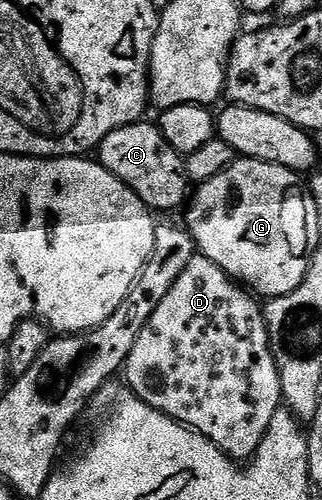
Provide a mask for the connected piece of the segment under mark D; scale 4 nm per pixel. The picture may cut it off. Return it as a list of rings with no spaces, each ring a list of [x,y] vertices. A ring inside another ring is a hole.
[[[195,254],[191,258],[191,262],[187,262],[187,270],[183,270],[183,274],[179,274],[179,278],[175,278],[171,290],[167,290],[167,298],[163,298],[163,302],[159,302],[159,306],[155,306],[155,314],[151,314],[151,318],[147,318],[147,326],[143,326],[139,338],[135,338],[135,346],[123,369],[123,377],[125,376],[126,380],[124,383],[134,396],[138,396],[140,400],[147,402],[155,410],[159,410],[177,423],[192,428],[201,436],[206,436],[217,449],[234,462],[248,462],[253,459],[253,455],[259,450],[259,446],[271,426],[271,418],[275,418],[275,414],[282,411],[283,408],[279,370],[275,366],[275,358],[269,345],[265,314],[262,305],[260,303],[257,305],[257,303],[259,300],[256,295],[246,291],[240,283],[234,281],[232,276],[228,276],[222,268],[215,266],[215,262],[211,262],[205,256]],[[153,372],[161,379],[161,385],[153,384]]]

